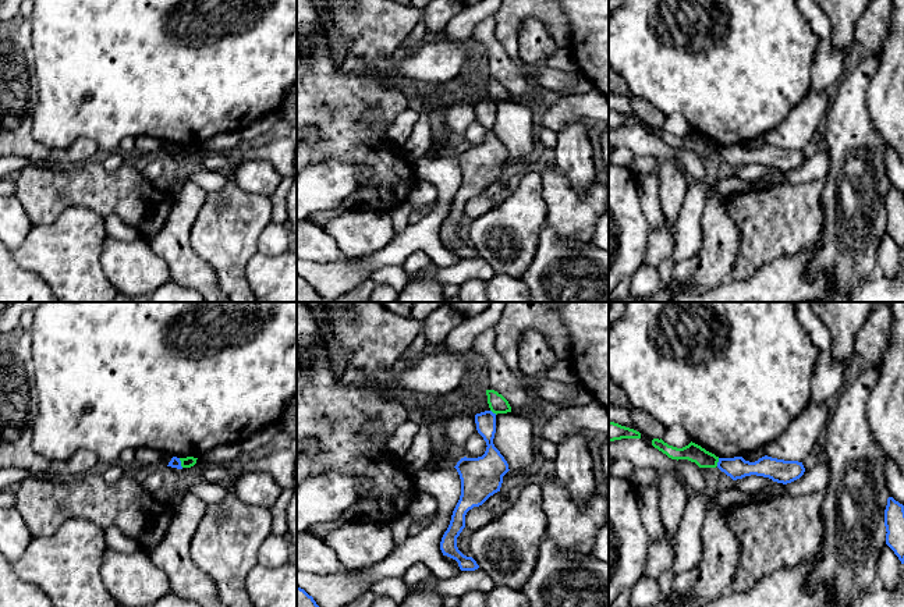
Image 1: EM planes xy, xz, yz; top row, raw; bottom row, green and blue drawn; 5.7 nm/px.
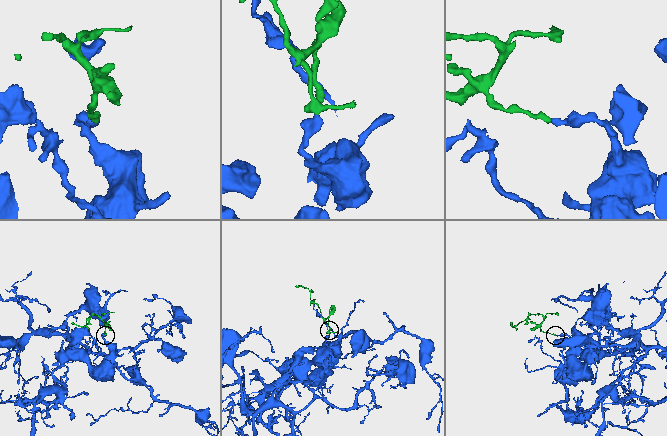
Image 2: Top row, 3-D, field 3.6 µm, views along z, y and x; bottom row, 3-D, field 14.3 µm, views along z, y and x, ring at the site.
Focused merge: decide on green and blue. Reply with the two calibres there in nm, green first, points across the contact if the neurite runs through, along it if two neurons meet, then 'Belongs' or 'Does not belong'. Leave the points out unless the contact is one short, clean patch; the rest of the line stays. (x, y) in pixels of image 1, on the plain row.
Thickness 60 nm (green) against 60 nm. Boundary: xy (178, 146), (183, 155). Does not belong

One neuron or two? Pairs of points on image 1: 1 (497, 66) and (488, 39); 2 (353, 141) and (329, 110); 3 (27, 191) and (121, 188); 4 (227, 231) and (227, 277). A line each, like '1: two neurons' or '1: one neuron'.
1: one neuron
2: one neuron
3: one neuron
4: one neuron

